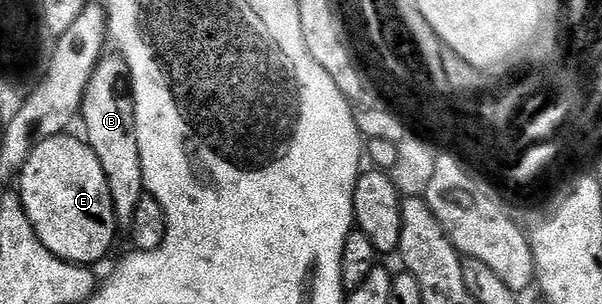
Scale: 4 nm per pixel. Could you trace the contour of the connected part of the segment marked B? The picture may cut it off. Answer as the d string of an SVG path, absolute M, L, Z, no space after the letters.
M104 54L94 69L86 86L82 107L84 132L88 145L94 150L102 170L106 174L106 186L110 186L110 198L114 202L114 214L121 229L131 229L134 210L146 195L142 174L142 154L138 150L136 115L132 105L132 93L128 67L119 54Z

